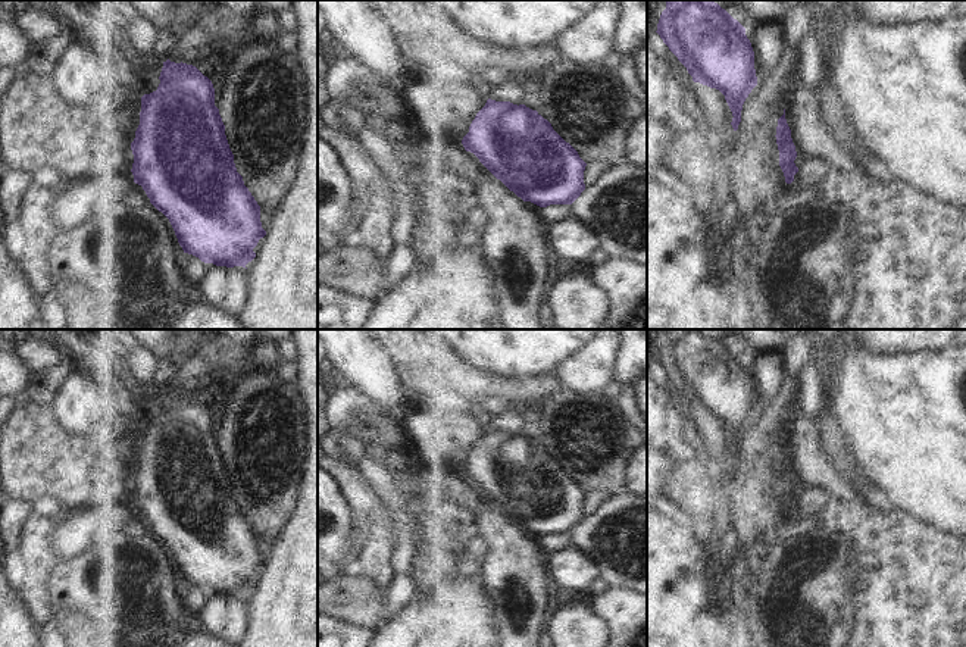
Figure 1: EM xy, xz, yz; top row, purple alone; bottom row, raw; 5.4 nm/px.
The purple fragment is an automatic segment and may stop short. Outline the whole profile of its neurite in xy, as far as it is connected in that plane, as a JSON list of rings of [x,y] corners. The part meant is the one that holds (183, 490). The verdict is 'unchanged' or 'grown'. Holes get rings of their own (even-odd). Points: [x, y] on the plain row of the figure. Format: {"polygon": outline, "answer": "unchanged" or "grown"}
{"polygon": [[[169,388],[163,391],[159,409],[157,419],[141,426],[140,454],[131,472],[134,512],[143,516],[150,532],[169,548],[184,582],[216,596],[246,597],[256,587],[253,578],[266,560],[260,551],[260,535],[237,501],[225,454],[215,435],[213,413],[196,396]]], "answer": "unchanged"}

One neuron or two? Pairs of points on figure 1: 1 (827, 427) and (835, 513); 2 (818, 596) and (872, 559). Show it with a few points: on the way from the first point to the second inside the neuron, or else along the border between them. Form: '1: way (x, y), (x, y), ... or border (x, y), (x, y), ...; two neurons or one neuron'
1: border (844, 487), (856, 491), (874, 508); two neurons
2: border (844, 538), (854, 550), (853, 605); two neurons

